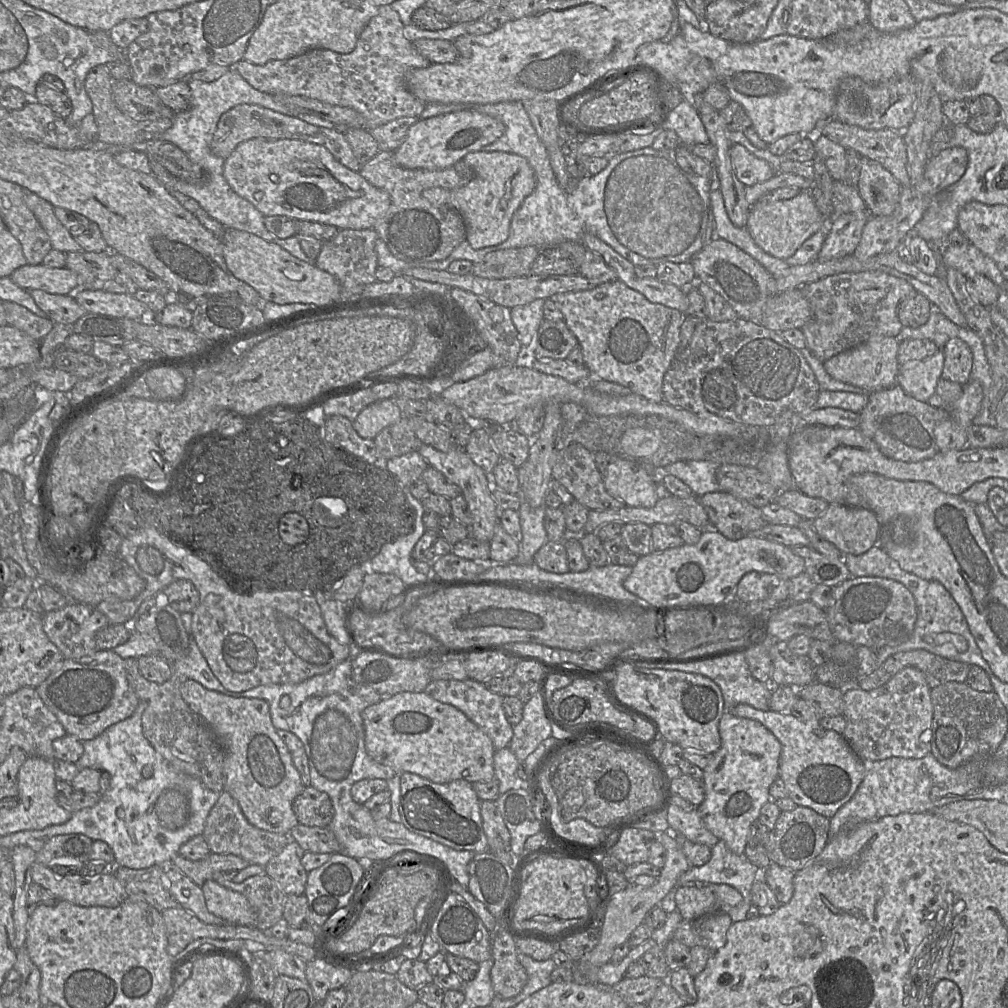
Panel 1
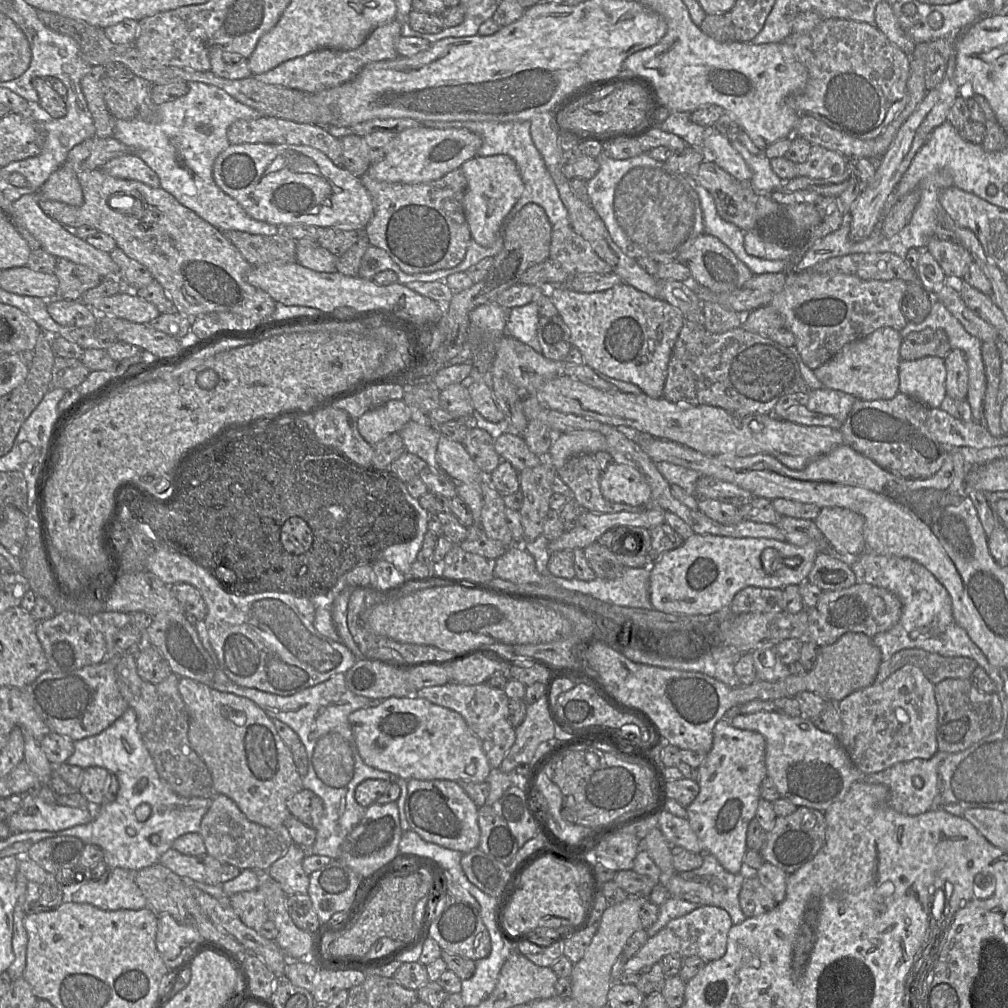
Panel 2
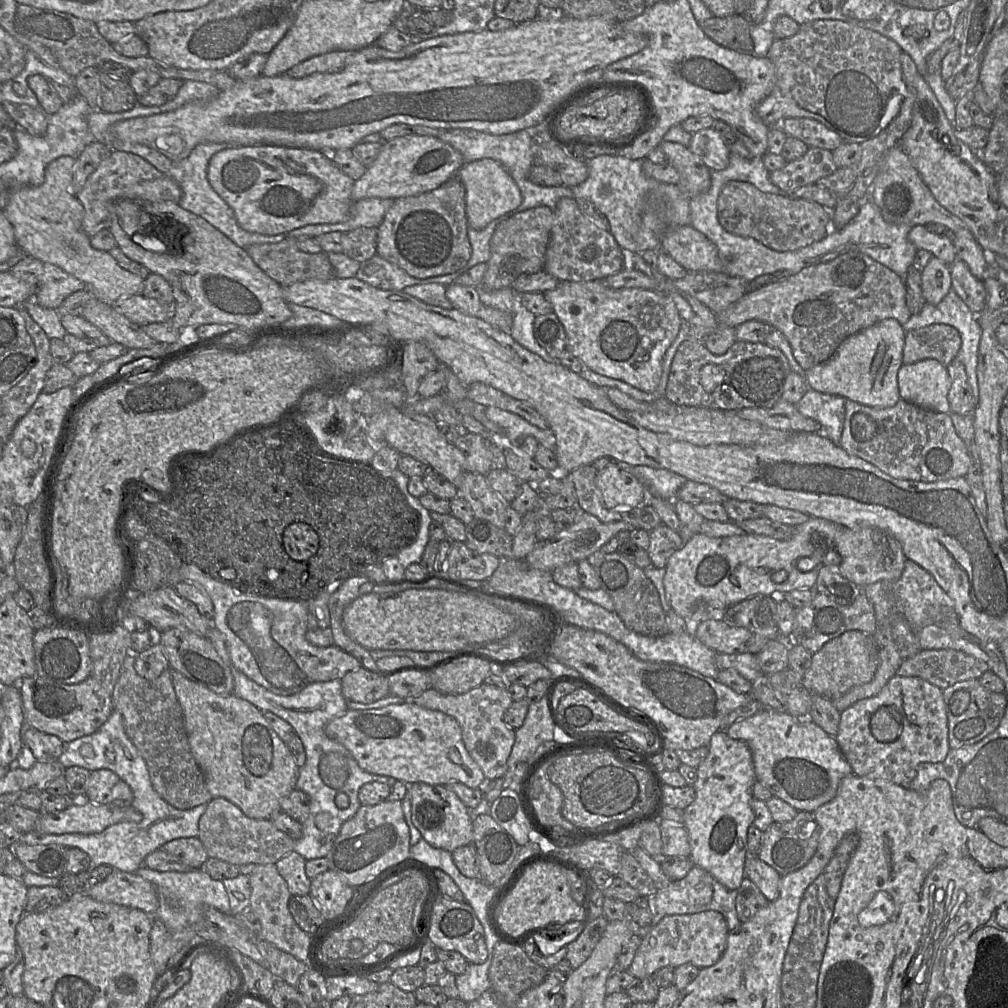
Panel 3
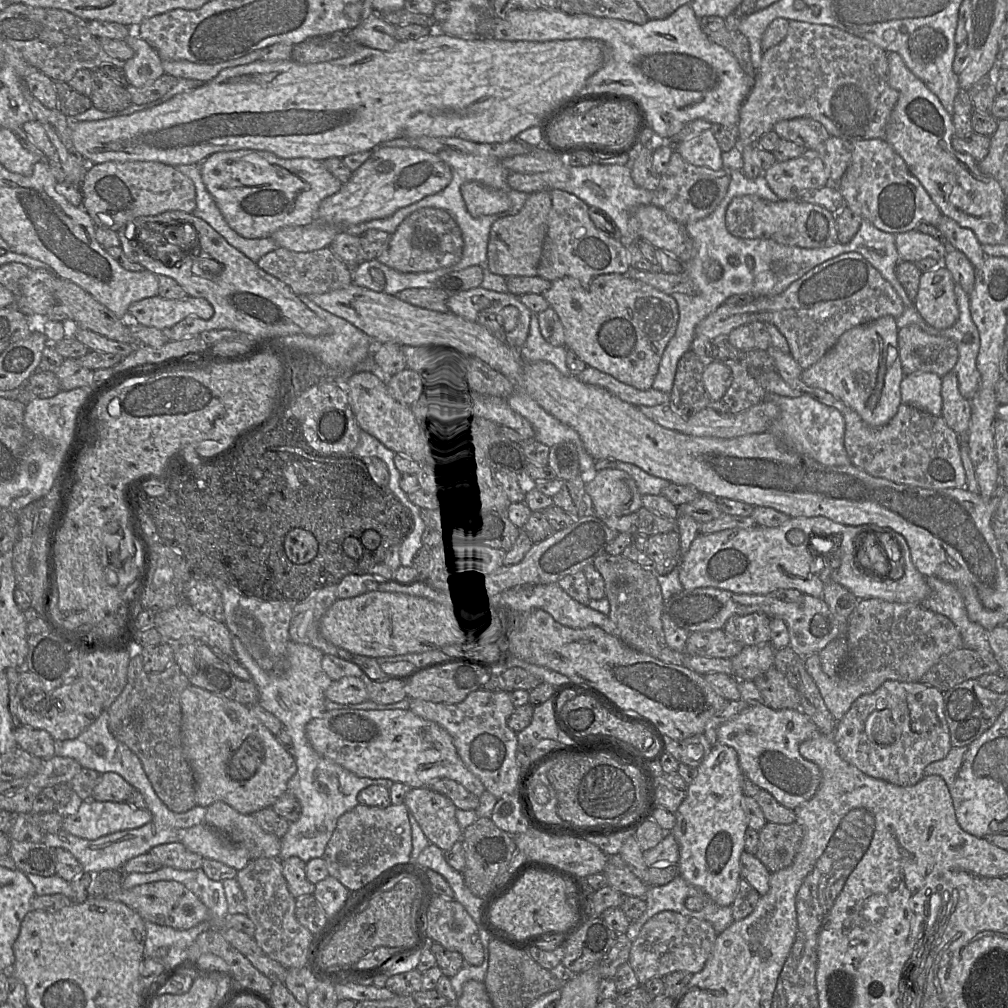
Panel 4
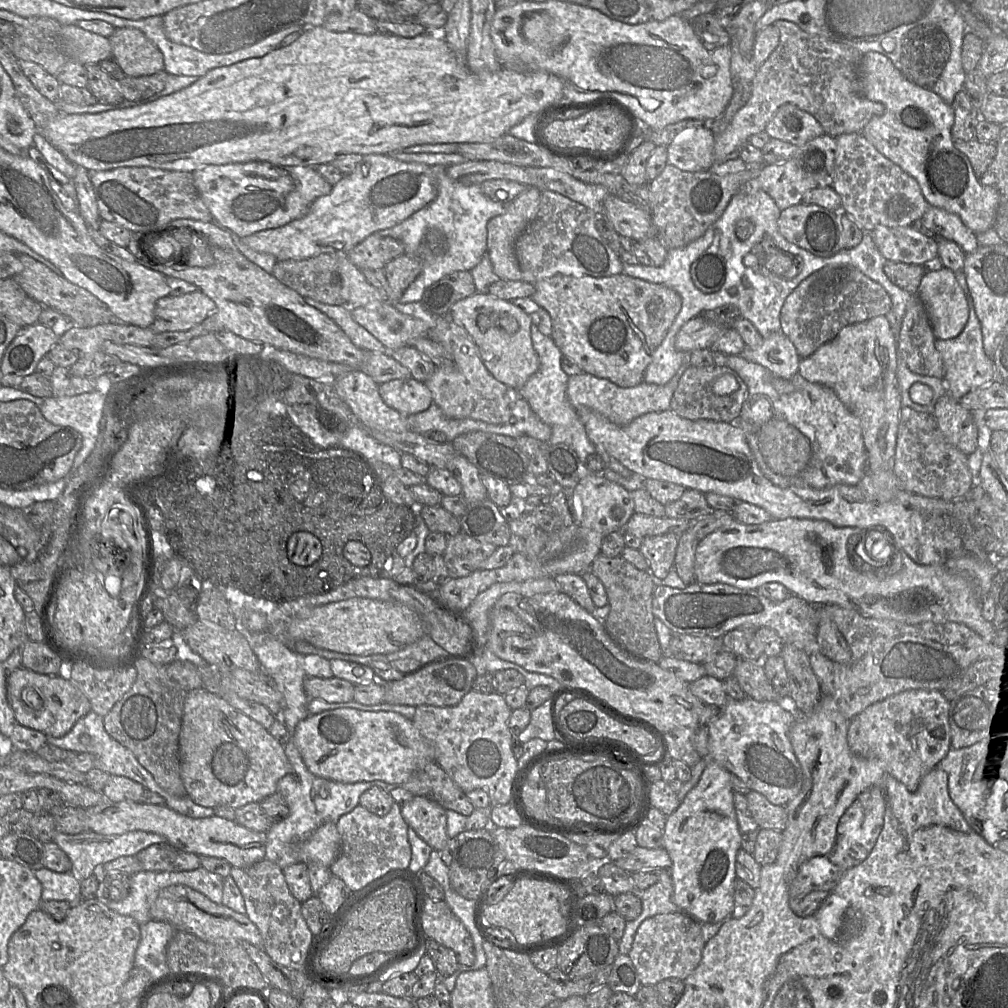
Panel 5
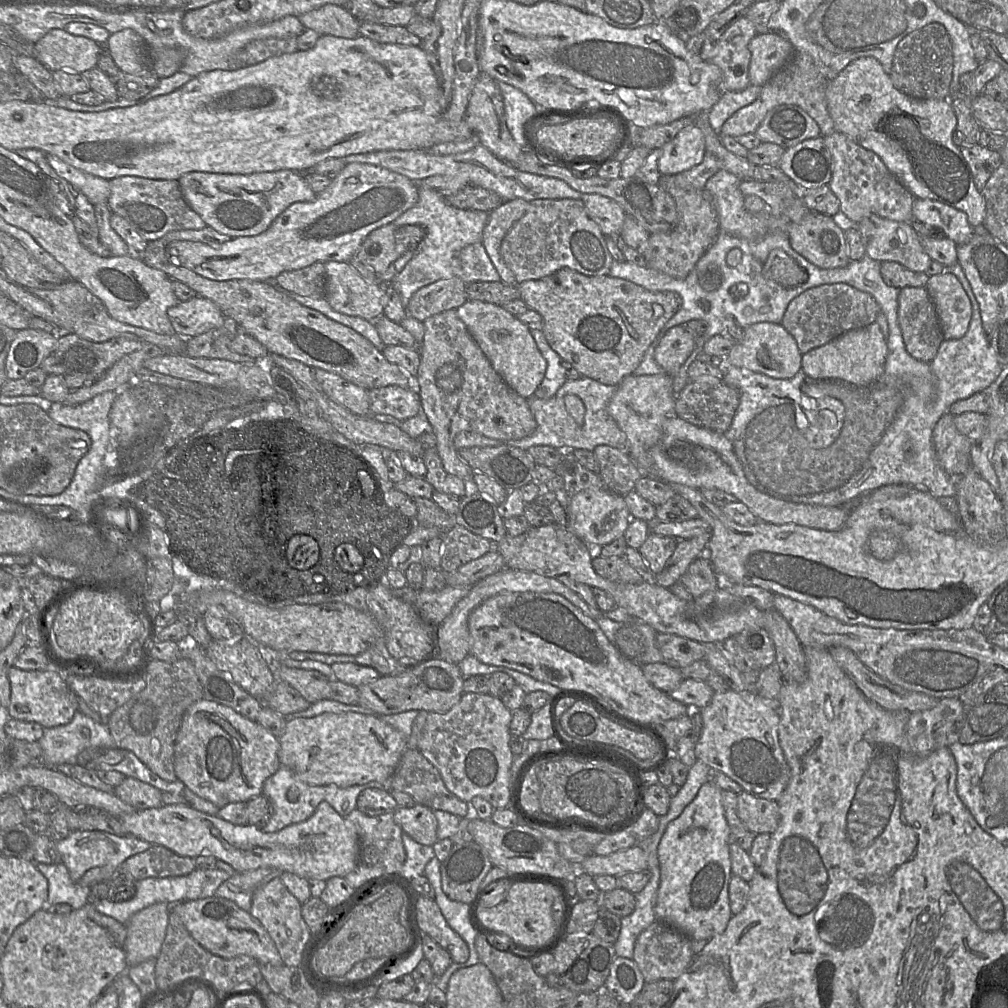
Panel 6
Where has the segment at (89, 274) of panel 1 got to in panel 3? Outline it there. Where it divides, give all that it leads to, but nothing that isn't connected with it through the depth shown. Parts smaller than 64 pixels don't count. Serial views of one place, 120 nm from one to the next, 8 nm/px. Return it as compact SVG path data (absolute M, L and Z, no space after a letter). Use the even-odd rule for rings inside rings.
M44 262L44 272L34 301L45 308L58 309L69 295L86 288L82 280L54 264Z

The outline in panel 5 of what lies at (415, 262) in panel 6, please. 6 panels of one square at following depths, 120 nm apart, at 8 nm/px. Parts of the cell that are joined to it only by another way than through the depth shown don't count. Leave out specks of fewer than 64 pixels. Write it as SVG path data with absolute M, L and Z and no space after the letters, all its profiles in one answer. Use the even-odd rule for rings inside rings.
M442 165L431 167L438 189L433 201L395 226L374 233L401 241L407 255L423 259L422 271L399 299L401 303L420 302L424 291L444 276L471 271L487 252L488 221L505 212L504 204L485 196L480 185L465 185L451 179L446 169Z

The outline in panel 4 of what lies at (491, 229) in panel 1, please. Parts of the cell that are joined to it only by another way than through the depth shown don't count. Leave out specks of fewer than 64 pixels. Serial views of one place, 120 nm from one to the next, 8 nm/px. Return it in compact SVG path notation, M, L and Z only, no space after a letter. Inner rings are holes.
M466 182L460 191L466 208L473 217L497 214L508 210L511 206L505 192L478 182Z

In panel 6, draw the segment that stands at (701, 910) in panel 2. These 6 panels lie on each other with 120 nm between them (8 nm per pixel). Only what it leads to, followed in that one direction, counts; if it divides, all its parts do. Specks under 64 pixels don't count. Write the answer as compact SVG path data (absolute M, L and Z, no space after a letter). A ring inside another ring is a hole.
M655 921L637 937L632 959L639 967L645 982L648 983L677 979L693 958L694 953L689 937L661 921Z

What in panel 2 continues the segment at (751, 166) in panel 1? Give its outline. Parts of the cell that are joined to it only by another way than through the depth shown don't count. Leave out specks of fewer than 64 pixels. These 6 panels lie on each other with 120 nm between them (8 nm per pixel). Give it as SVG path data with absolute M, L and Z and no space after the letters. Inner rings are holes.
M711 129L708 131L702 150L707 159L714 161L720 168L740 182L749 182L752 172L742 156L732 147L730 141Z

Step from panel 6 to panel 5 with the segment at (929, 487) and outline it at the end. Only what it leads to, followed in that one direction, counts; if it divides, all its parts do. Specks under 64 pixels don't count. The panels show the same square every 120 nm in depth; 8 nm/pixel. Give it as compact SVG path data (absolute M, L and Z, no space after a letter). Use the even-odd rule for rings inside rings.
M964 269L954 272L956 279L965 293L969 306L969 319L963 331L955 338L935 340L935 346L944 363L943 380L949 393L954 399L959 400L974 389L983 387L997 378L994 360L986 355L983 348L981 324L977 318L972 296L970 294ZM736 355L728 356L725 366L735 371L748 387L747 398L735 424L743 430L759 468L772 483L780 487L824 489L839 484L858 485L862 481L867 474L868 455L860 421L830 388L808 382L796 373L790 379L796 391L780 394L770 384L772 373L762 365Z

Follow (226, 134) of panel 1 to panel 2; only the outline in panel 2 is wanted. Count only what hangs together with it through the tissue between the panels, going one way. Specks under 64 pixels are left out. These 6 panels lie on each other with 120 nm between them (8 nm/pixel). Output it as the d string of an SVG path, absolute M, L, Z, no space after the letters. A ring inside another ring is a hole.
M258 116L253 119L239 119L232 123L228 128L227 138L231 145L267 143L310 146L320 150L338 167L344 168L341 138L332 135L324 126L318 124L298 123L274 116Z

